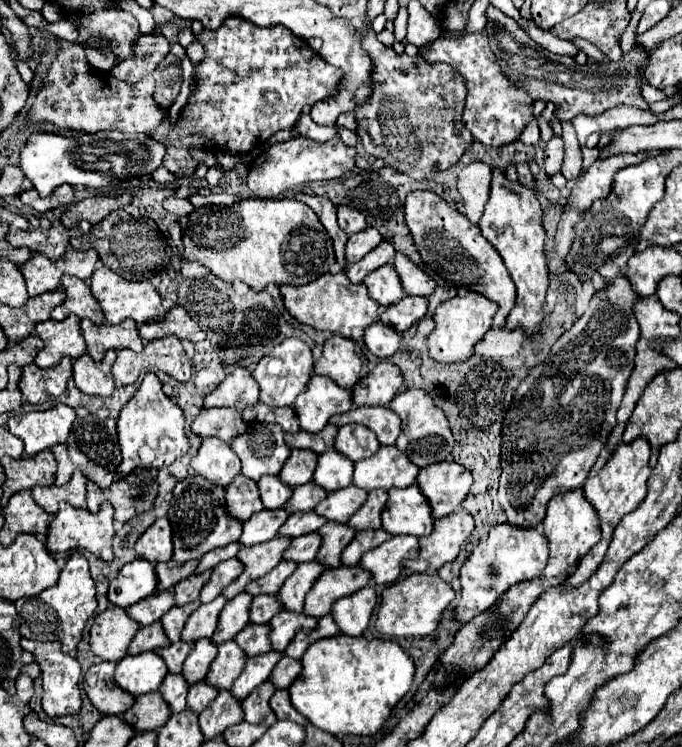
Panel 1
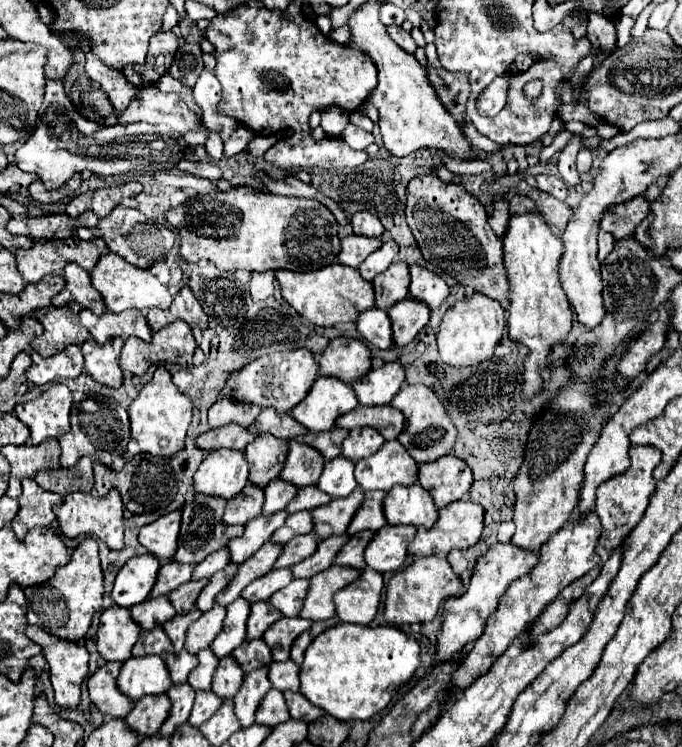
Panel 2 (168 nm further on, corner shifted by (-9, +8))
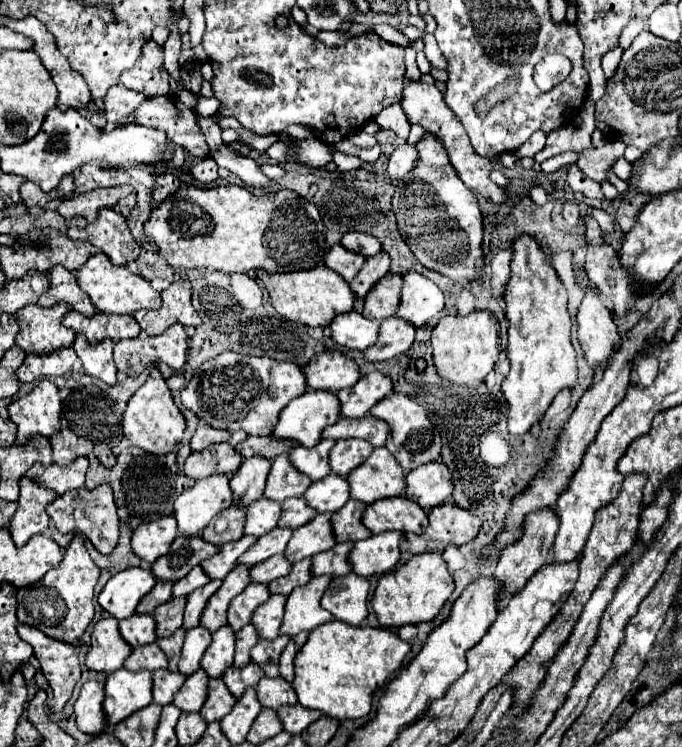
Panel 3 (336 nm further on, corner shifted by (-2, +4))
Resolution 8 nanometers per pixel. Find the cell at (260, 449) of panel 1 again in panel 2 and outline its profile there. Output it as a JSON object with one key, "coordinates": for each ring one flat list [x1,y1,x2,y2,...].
{"coordinates":[[269,434,255,438,245,448,245,458,249,464,249,482,259,488,265,488,273,478,277,478,285,464,289,448,289,442,281,442,279,438,267,436]]}

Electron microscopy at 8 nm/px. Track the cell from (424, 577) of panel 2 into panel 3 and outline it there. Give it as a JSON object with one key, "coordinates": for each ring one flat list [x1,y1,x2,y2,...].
{"coordinates":[[418,554,390,574,380,576,378,588,372,596,372,608,384,628,400,628,404,624,430,622,438,616,454,590,454,580,446,570,440,554]]}

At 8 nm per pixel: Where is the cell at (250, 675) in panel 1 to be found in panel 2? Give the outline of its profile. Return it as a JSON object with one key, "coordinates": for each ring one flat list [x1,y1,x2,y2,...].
{"coordinates":[[257,668,249,672,237,692,235,700,235,714,241,722,243,728,249,728,255,724,255,710,263,702,265,694,271,690,269,678,267,678,267,668]]}

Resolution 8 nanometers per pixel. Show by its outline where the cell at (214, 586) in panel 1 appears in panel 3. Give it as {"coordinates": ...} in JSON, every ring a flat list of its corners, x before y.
{"coordinates":[[210,580,206,586,194,590,190,596,188,596,188,602,186,602,186,610,184,610,184,626,186,630,194,628,200,624,200,616,202,616,202,610,208,602,208,598,220,588,220,580]]}

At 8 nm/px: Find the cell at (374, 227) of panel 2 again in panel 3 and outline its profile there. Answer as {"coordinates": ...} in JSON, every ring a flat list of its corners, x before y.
{"coordinates":[[350,230,342,236,340,244,352,252,364,254,364,256,374,256,382,250,382,244,378,242,378,238,374,238,372,234,362,234,360,230]]}

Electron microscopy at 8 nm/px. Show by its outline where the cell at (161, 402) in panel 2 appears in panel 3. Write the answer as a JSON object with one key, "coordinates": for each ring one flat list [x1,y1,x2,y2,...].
{"coordinates":[[152,370,148,380,136,390,136,394,128,400,124,410,124,440,130,446,142,448,150,454,168,454,182,440,186,428,186,420,180,408,174,404,174,398,160,374,160,370]]}

